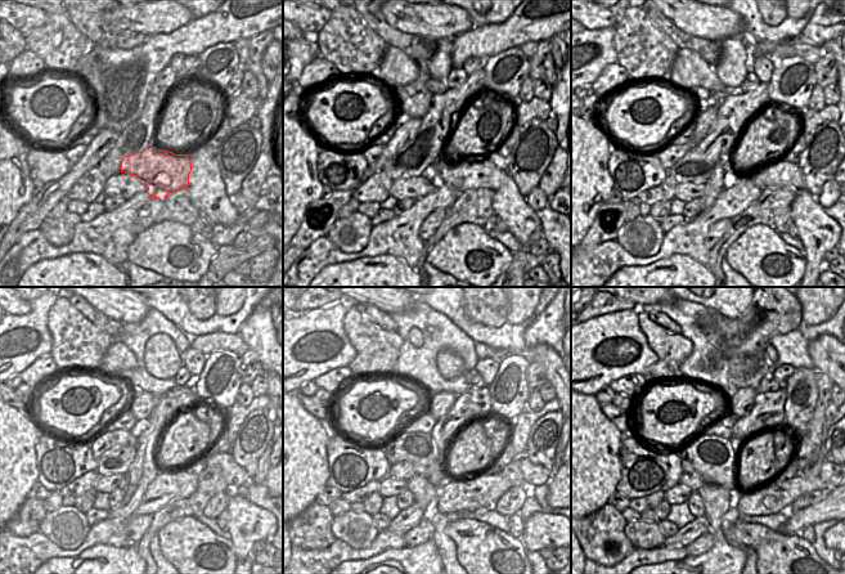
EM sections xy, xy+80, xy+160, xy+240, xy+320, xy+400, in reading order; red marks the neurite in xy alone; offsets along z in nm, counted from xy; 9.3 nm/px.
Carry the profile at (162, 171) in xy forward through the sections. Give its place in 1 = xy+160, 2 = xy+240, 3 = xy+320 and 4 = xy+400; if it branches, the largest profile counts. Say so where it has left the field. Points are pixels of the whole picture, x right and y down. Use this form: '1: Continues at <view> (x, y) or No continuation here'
1: Continues at xy+160 (783, 174)
2: Continues at xy+240 (234, 475)
3: Continues at xy+320 (533, 474)
4: Continues at xy+400 (831, 474)

